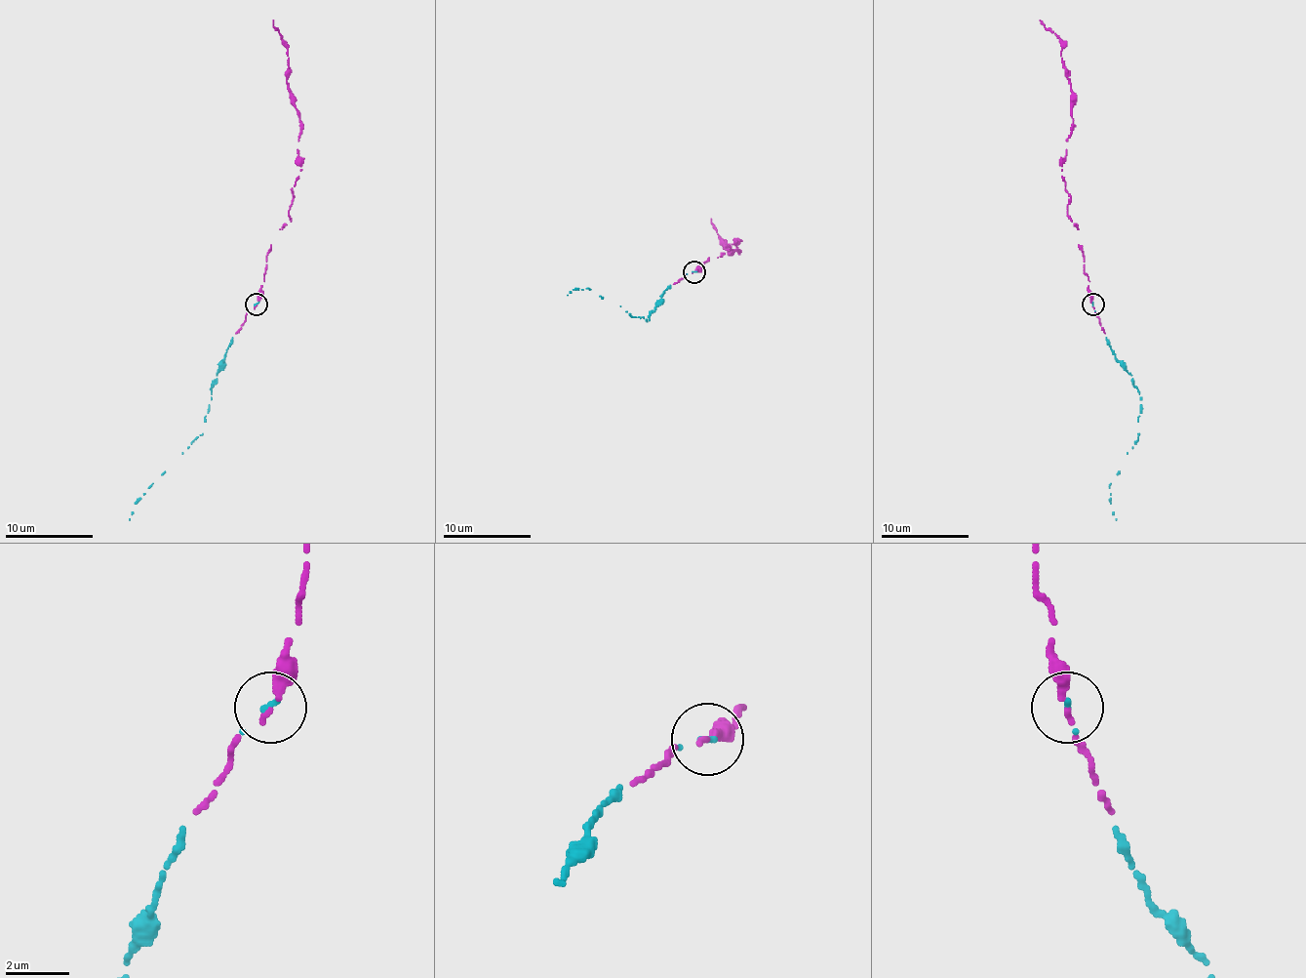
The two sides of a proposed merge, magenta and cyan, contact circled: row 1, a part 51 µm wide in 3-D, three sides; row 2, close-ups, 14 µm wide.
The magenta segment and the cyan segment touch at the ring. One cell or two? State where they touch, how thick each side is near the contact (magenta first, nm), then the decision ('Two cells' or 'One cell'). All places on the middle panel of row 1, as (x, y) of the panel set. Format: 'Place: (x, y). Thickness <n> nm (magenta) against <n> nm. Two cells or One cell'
Place: (694, 271). Thickness 200 nm (magenta) against 130 nm. One cell

